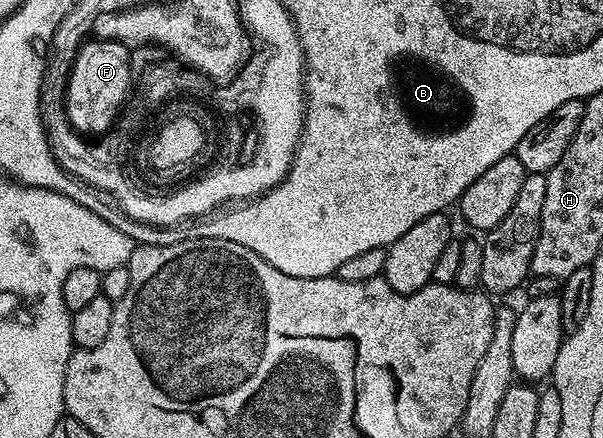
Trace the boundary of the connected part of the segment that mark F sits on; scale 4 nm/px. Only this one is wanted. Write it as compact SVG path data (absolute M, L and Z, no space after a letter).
M93 38L80 48L67 86L67 117L74 131L99 136L117 121L133 84L129 52L130 47L119 40Z

